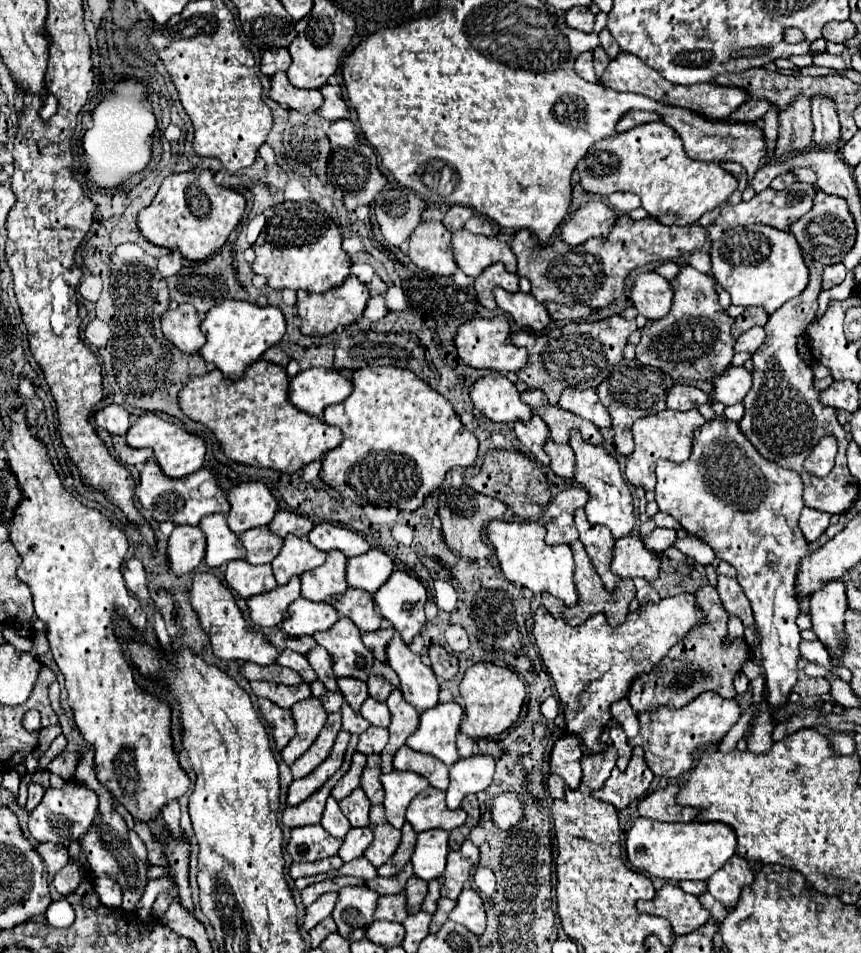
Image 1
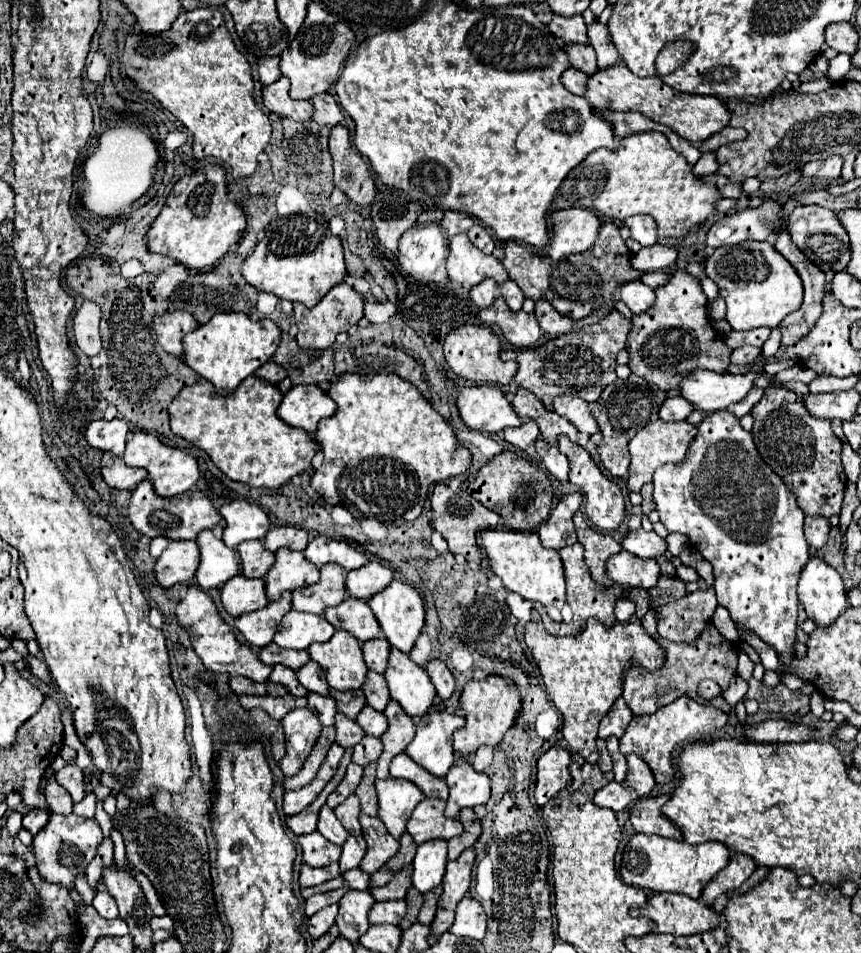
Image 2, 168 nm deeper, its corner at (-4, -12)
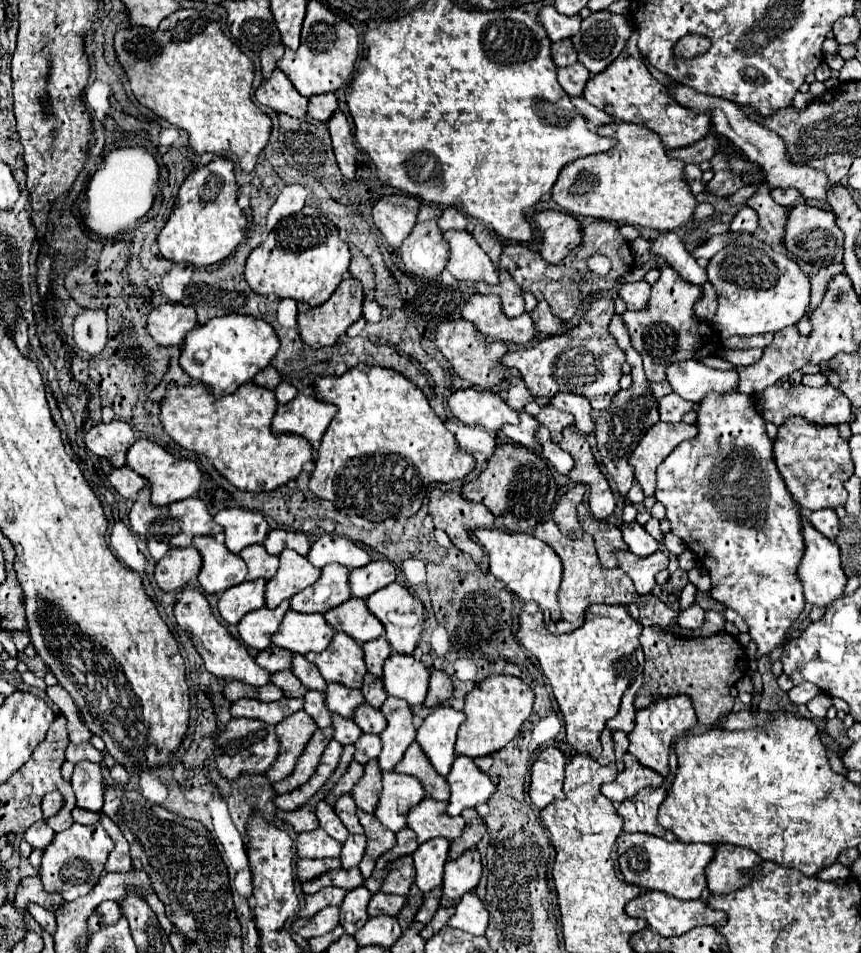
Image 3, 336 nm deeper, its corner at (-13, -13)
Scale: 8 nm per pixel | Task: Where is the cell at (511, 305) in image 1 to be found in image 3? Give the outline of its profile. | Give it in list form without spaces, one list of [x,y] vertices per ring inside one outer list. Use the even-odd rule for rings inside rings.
[[[472,295],[462,309],[462,317],[476,325],[488,341],[512,341],[528,345],[536,337],[536,325],[530,313],[520,317],[506,317],[496,295]]]

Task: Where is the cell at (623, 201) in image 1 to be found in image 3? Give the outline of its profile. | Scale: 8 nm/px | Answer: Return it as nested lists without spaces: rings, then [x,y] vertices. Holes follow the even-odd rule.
[[[660,233],[650,243],[650,251],[654,255],[662,255],[670,267],[678,271],[678,275],[690,283],[704,285],[706,281],[706,269],[702,269],[694,257],[684,249],[682,239],[676,233]]]

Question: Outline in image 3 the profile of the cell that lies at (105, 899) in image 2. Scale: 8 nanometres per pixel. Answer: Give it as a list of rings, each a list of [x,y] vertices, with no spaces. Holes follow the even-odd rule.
[[[102,901],[102,905],[98,905],[98,913],[102,915],[104,925],[114,925],[122,917],[122,909],[118,901]]]

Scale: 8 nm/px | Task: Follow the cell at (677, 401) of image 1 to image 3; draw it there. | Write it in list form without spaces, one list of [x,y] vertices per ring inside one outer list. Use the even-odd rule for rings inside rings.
[[[670,393],[660,399],[660,421],[666,421],[666,423],[682,421],[682,417],[692,409],[694,409],[692,401],[686,401],[676,393]]]

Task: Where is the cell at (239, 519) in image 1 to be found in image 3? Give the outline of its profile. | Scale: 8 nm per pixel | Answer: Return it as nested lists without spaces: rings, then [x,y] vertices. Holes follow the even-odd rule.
[[[240,507],[222,509],[220,513],[216,513],[214,521],[224,527],[226,547],[236,555],[248,545],[262,543],[270,531],[270,525],[262,513]]]

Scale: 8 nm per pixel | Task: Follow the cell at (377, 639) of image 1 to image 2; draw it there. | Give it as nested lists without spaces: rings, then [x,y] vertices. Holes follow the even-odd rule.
[[[373,638],[363,642],[363,656],[369,670],[383,674],[387,668],[387,656],[389,656],[389,642],[381,638]]]

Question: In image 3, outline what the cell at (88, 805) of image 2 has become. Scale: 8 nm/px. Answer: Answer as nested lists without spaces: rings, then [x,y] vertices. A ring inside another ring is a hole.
[[[100,811],[100,825],[106,829],[106,833],[112,837],[114,841],[114,851],[110,853],[108,857],[108,863],[106,863],[106,873],[108,871],[126,871],[130,867],[130,851],[128,851],[128,841],[126,837],[122,835],[122,831],[118,827],[112,825],[110,817],[106,817],[102,811]]]

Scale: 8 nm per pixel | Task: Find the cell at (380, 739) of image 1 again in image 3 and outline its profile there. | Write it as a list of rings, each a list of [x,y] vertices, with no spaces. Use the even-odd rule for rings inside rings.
[[[364,733],[356,743],[356,753],[354,753],[354,759],[362,765],[366,765],[370,759],[378,759],[378,753],[382,751],[382,741],[378,735],[370,735],[370,733]]]

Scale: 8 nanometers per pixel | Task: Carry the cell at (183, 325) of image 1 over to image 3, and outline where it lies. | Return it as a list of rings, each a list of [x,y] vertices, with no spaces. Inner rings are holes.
[[[166,303],[148,315],[148,331],[158,345],[182,347],[184,337],[198,325],[194,309],[180,303]]]

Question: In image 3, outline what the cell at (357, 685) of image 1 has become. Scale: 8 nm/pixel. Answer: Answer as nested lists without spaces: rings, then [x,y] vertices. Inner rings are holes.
[[[328,683],[326,703],[328,703],[328,709],[332,713],[338,713],[342,717],[352,719],[354,709],[358,709],[358,705],[364,703],[364,697],[362,697],[360,689],[348,689],[348,687],[338,685],[338,683]]]

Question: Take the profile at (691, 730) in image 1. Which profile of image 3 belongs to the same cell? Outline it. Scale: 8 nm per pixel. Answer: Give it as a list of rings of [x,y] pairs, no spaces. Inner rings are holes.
[[[676,695],[676,697],[668,697],[668,699],[658,699],[654,705],[648,705],[646,709],[636,713],[636,727],[628,735],[628,739],[630,739],[628,753],[632,753],[644,767],[650,767],[656,773],[660,773],[662,777],[666,777],[670,773],[668,755],[670,755],[672,741],[678,735],[682,735],[684,731],[692,729],[696,723],[698,723],[698,717],[694,713],[690,697]]]

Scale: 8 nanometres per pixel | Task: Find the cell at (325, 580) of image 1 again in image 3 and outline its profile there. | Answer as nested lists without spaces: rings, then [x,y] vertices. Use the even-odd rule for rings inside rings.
[[[338,563],[326,565],[322,569],[320,579],[314,585],[310,585],[306,591],[296,593],[290,599],[290,607],[294,611],[322,613],[322,615],[338,607],[340,603],[352,597],[350,585],[348,585],[348,573],[350,569],[344,565],[338,565]]]

